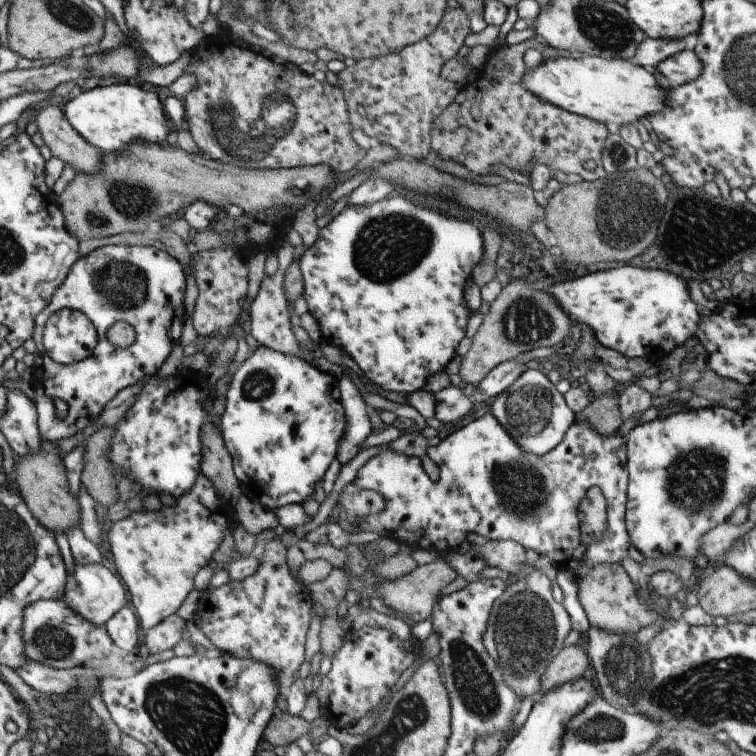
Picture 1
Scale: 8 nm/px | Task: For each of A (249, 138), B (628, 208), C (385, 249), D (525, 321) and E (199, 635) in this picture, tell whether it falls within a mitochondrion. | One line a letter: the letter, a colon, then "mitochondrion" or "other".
A: mitochondrion
B: mitochondrion
C: mitochondrion
D: mitochondrion
E: other

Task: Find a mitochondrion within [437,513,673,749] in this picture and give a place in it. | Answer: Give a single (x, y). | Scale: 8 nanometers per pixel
(525, 626)

